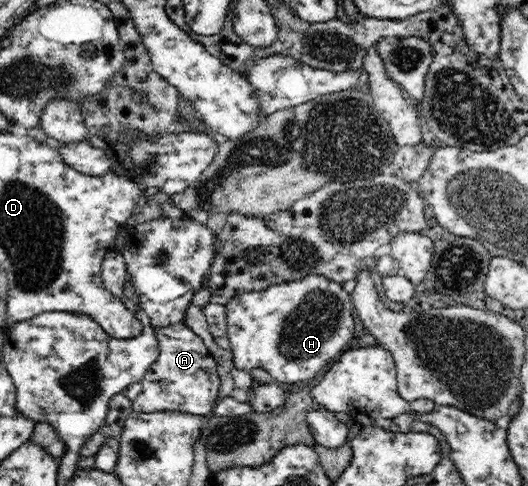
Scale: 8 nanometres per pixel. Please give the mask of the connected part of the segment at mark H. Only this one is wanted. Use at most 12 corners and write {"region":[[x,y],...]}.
{"region":[[322,274],[224,305],[234,367],[282,386],[346,351],[353,297]]}

